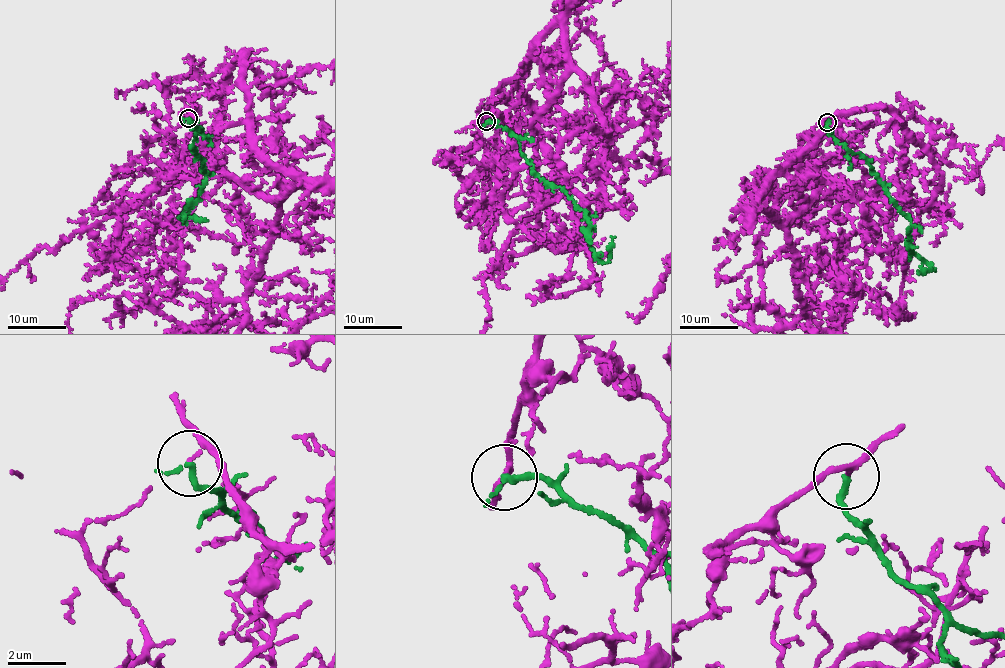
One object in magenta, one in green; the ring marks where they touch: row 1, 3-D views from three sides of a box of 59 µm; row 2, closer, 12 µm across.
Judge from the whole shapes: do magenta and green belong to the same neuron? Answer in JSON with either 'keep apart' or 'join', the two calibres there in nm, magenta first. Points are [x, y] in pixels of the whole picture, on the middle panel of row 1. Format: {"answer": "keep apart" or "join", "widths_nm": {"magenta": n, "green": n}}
{"answer": "keep apart", "widths_nm": {"magenta": 130, "green": 240}}

